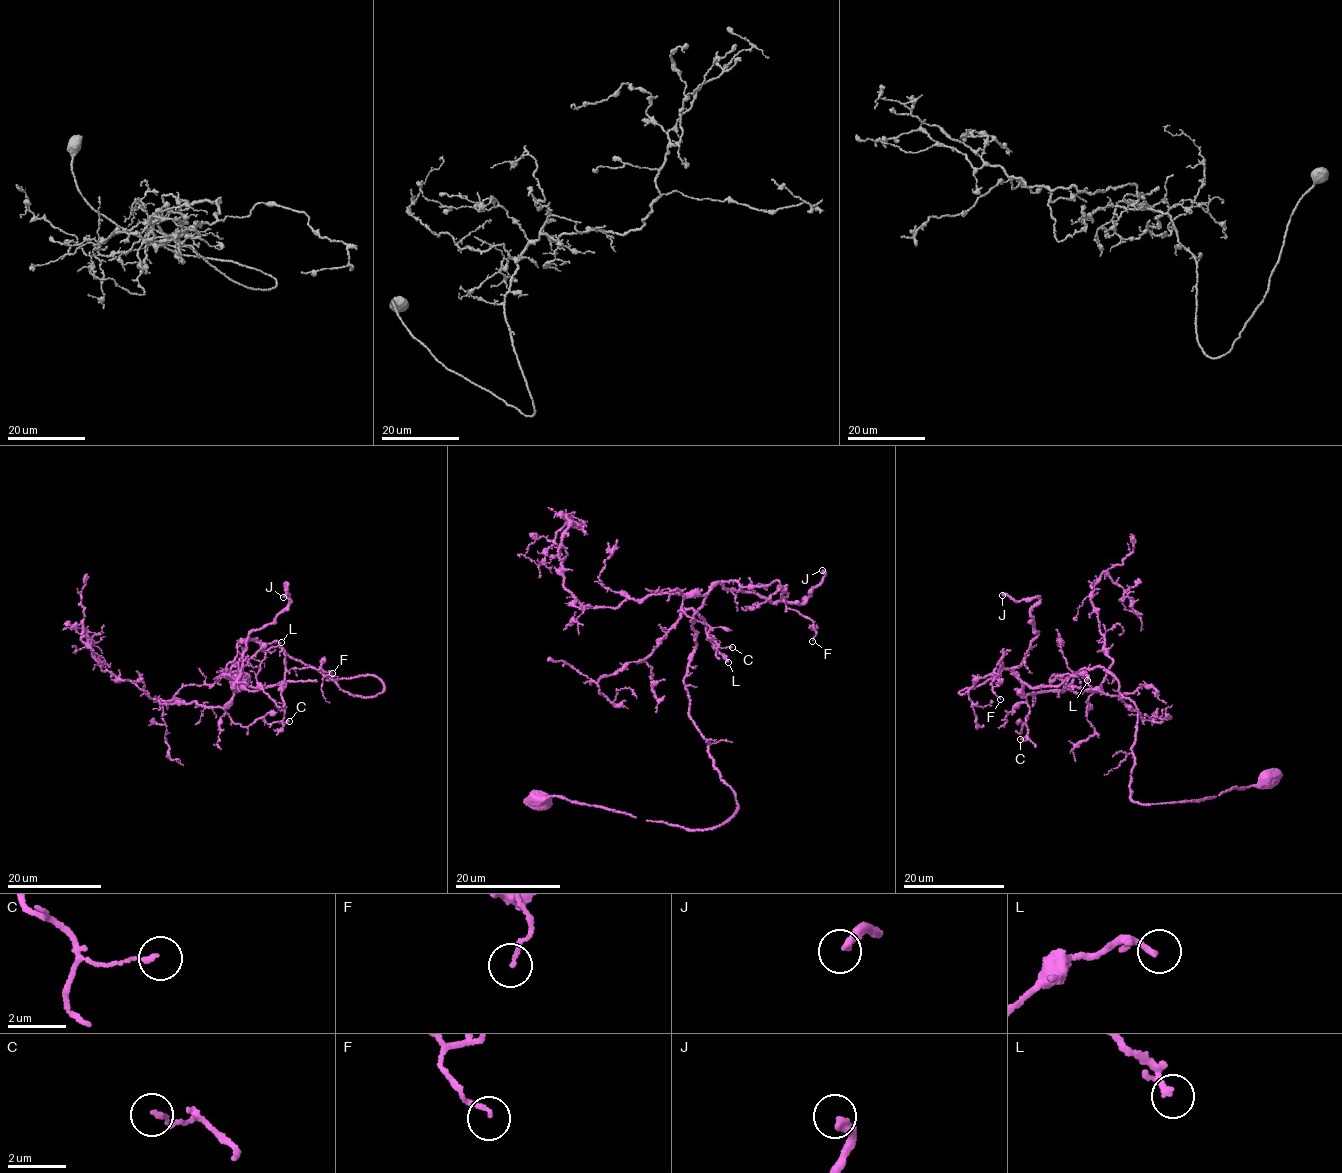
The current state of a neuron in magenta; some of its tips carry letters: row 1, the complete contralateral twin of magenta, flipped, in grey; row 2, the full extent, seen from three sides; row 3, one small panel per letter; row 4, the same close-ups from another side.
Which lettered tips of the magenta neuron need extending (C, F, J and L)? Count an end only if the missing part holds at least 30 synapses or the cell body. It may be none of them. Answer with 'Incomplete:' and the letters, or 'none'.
Incomplete: J

